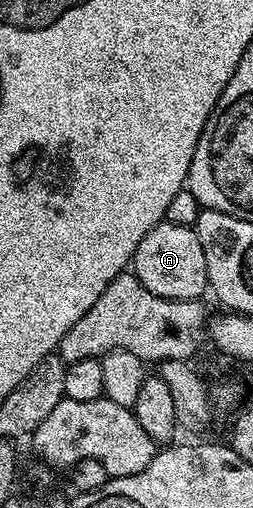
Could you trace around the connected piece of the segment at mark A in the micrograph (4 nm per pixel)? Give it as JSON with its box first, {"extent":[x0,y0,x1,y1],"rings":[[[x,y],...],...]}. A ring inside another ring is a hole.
{"extent":[131,221,209,300],"rings":[[[164,221],[152,227],[147,237],[139,241],[139,249],[135,249],[133,254],[131,271],[147,290],[164,299],[200,300],[209,286],[203,245],[194,228]]]}

